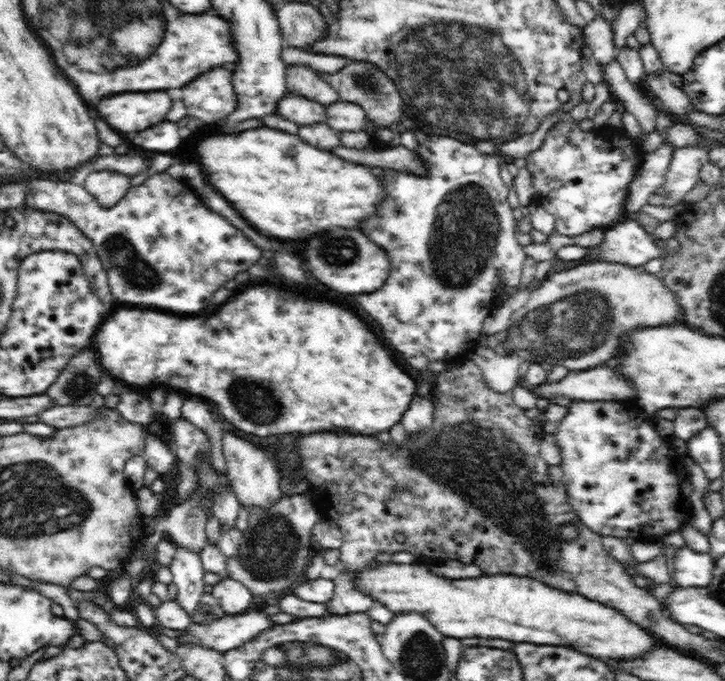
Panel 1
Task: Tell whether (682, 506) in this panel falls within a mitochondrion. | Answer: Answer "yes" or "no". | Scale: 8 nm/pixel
no

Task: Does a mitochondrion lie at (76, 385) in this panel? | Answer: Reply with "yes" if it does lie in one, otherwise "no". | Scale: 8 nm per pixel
yes

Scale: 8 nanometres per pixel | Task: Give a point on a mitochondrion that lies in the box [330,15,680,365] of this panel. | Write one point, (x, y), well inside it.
(497, 91)

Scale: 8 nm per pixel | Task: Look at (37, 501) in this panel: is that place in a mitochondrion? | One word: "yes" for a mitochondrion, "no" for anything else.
yes

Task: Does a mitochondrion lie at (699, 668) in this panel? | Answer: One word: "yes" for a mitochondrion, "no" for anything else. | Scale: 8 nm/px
no

